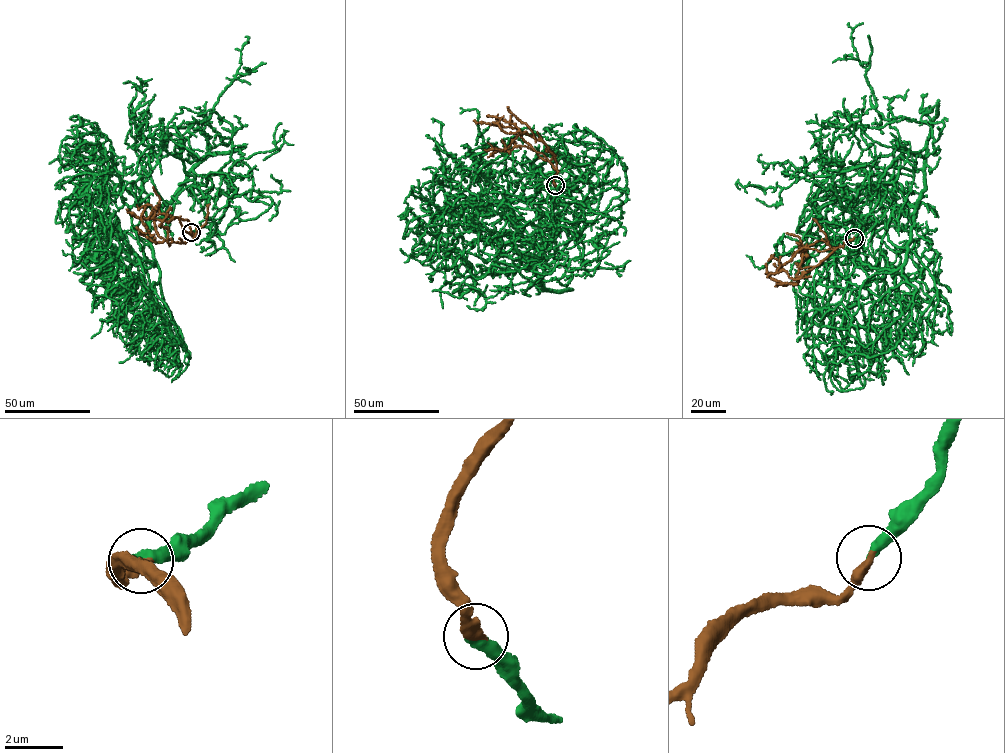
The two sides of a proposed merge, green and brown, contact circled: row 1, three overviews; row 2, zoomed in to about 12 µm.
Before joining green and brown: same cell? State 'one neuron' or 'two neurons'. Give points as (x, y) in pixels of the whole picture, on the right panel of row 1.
one neuron

